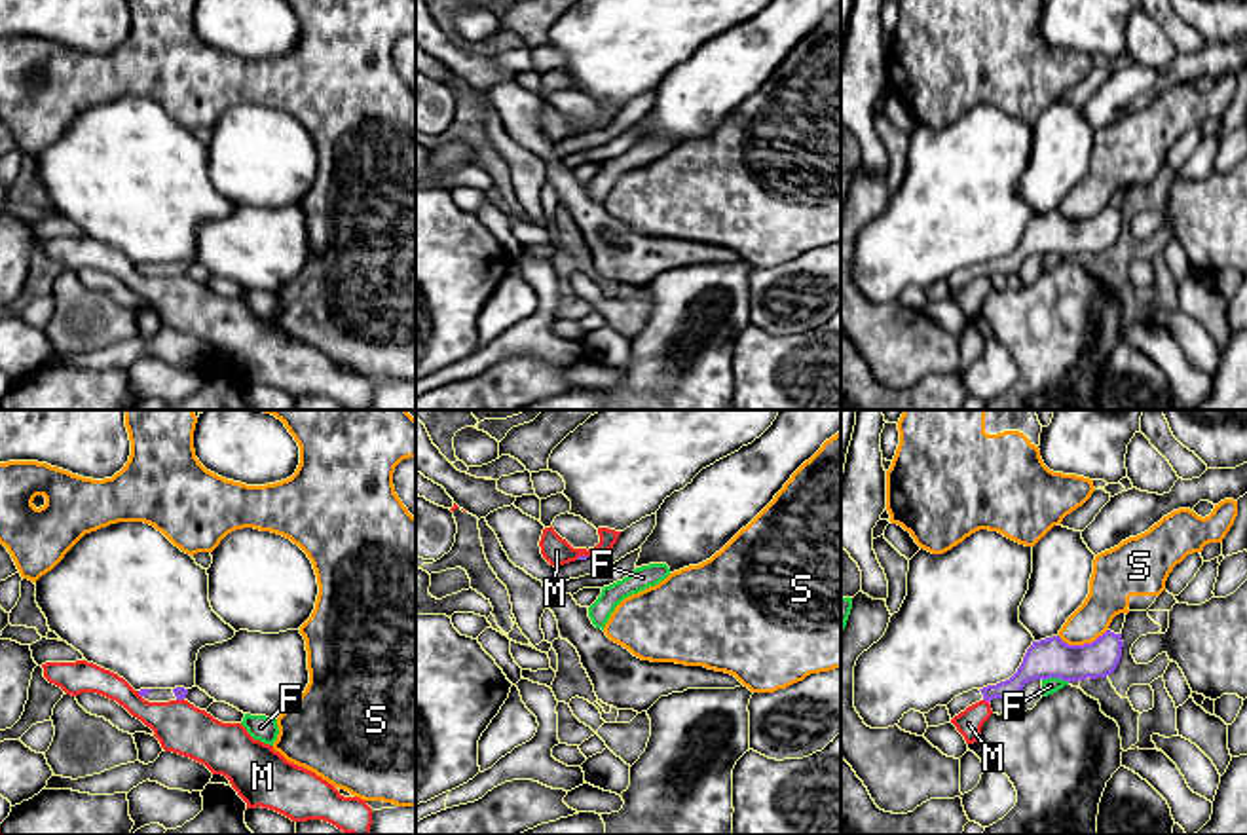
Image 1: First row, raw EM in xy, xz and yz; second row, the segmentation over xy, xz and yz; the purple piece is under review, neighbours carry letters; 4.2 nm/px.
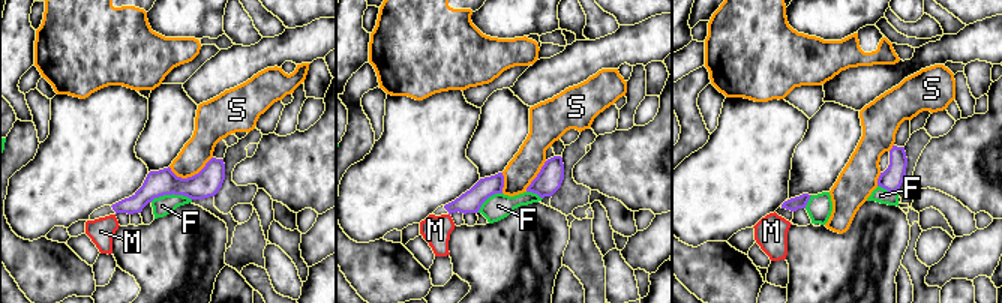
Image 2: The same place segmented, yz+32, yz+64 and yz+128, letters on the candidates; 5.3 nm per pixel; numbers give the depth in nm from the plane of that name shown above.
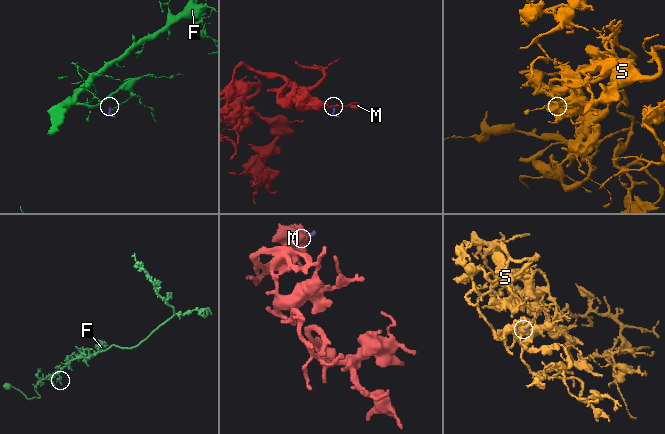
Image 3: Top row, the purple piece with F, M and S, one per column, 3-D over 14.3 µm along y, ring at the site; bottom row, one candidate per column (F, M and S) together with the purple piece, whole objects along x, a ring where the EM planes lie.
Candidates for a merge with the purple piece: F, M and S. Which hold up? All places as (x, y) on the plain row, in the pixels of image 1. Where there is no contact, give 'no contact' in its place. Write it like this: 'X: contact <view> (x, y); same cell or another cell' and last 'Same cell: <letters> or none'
F: contact yz (1056, 251); another cell
M: contact yz (986, 274); another cell
S: contact yz (1084, 219); another cell
Same cell: none

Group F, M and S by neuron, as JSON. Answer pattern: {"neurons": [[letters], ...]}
{"neurons": [["F"], ["M"], ["S"]]}

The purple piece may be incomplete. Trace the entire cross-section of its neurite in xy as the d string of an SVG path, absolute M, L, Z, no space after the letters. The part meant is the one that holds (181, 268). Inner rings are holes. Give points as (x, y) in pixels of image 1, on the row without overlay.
M175 262L175 264L140 264L139 269L148 277L169 277L169 275L182 275L188 269L188 264Z

